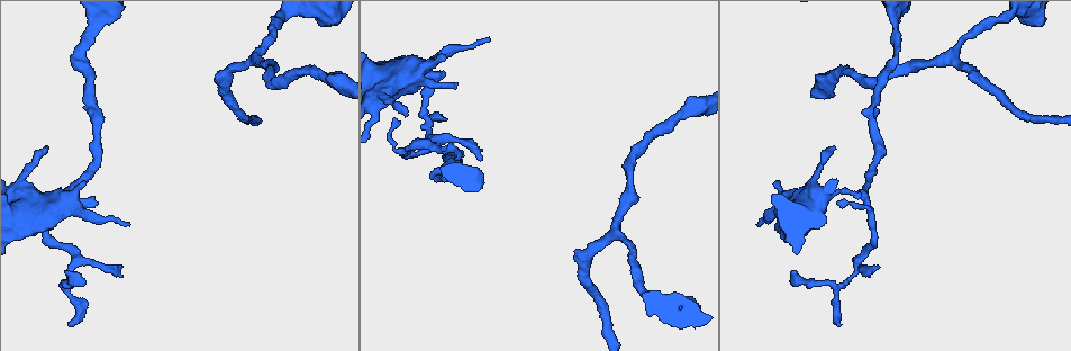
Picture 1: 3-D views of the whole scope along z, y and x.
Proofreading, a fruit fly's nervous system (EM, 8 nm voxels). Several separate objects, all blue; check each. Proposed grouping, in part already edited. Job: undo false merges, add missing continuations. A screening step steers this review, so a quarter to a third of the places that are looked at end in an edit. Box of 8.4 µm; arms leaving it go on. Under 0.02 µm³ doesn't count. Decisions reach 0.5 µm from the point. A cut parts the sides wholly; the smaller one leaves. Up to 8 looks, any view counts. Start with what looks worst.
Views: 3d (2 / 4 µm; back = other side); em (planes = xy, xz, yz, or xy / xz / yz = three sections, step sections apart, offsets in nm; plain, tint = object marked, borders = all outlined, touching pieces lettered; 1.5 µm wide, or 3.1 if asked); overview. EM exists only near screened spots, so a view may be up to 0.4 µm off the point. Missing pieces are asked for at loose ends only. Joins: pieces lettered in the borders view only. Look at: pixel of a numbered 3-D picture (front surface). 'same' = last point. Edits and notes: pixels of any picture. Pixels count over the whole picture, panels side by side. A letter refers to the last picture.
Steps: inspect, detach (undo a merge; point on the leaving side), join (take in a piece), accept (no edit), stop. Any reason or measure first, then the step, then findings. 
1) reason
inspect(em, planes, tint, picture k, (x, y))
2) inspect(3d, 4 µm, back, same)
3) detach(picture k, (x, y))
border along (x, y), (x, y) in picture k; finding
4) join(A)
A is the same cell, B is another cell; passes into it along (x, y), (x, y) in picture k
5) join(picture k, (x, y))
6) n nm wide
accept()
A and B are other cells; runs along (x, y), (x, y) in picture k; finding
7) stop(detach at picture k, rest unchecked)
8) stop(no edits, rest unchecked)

three-way junction
inspect(3d, 4 µm, picture 1, (254, 56))

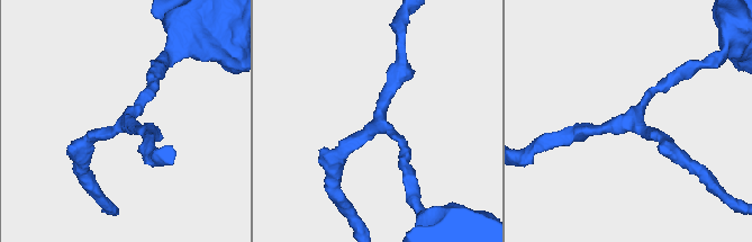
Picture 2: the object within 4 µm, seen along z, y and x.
3 arms; arms of 180, 200, 200 nm; now the EM
inspect(em, yz, step 8, tint, picture 2, (381, 123))

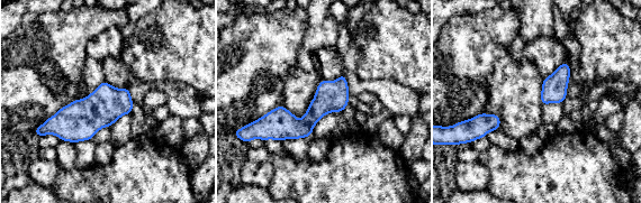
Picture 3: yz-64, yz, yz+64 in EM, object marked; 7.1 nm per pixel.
inspect(em, planes, borders, same)

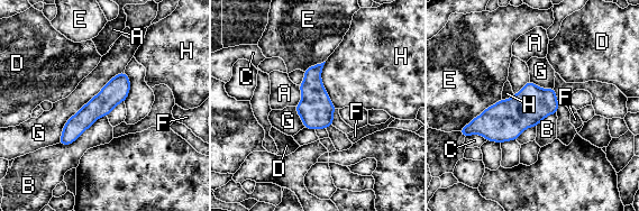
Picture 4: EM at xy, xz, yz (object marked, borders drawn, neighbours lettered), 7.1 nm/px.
accept()
A, B, C, D, E, F, G and H are other cells; border along (325, 62), (321, 83), (337, 108) in picture 4; continuous, no second neuron

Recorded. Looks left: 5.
branch stops here
inspect(em, xz, step 8, borders, picture 1, (97, 202))

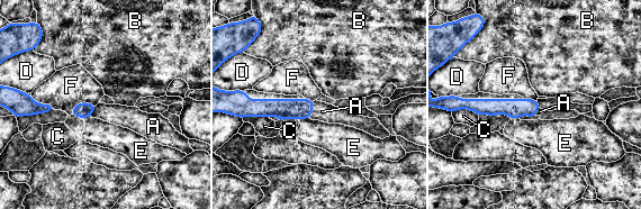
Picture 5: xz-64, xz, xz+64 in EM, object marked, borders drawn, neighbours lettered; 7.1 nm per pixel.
inspect(em, xy, step 4, borders, same)

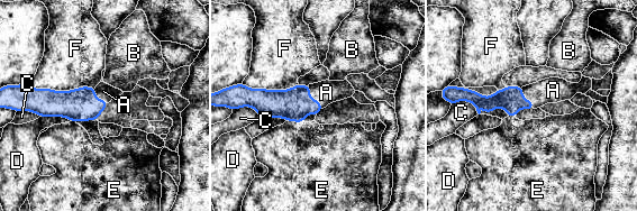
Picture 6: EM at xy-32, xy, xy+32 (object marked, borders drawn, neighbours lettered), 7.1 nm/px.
150 nm wide
join(A)
A is the same cell, B, C, D, E and F are other cells; the neuron continues

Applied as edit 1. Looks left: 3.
stop(join at picture 6, rest unchecked)

